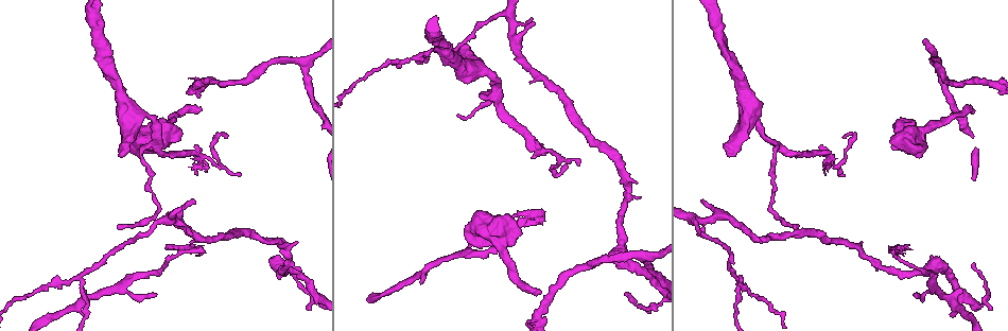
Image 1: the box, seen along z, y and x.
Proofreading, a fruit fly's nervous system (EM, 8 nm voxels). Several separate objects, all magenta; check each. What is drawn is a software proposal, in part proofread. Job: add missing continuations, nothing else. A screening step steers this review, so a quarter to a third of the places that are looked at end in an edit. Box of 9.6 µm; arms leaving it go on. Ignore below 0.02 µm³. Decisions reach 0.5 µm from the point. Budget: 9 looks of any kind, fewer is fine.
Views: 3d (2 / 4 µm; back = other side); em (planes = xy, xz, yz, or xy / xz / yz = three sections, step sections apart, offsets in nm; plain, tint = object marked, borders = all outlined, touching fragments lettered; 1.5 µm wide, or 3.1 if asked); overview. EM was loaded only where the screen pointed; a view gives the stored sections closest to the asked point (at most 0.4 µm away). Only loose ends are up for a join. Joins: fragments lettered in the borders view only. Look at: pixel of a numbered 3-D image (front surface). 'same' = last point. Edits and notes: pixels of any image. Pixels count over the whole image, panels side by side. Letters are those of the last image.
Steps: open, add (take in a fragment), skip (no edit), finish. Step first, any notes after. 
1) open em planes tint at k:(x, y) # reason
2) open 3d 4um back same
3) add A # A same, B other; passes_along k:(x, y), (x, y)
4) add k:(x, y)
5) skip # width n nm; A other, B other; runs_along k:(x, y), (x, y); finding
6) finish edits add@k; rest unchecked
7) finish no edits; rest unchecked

open 3d 4um at 1:(117, 228) # thin end

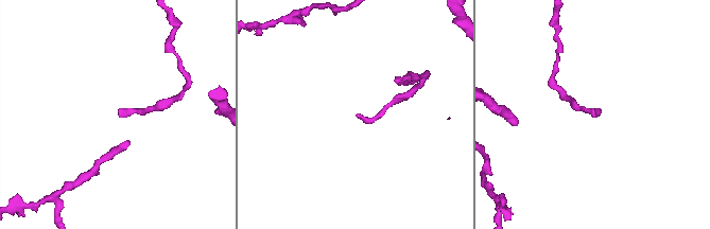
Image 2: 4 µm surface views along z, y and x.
open em planes borders at 2:(357, 114)

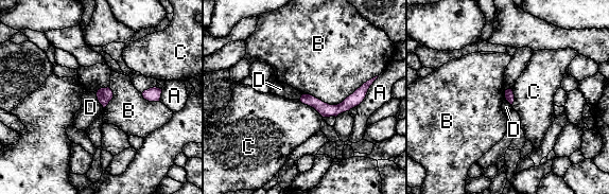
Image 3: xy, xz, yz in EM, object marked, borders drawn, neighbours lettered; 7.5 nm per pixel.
skip # width 70 nm; A other, B other, C other, D other; runs_along 3:(366, 85), (340, 108), (303, 100); no lettered fragment goes on from it

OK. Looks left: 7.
open 3d 4um at 1:(462, 50) # stops while still wide

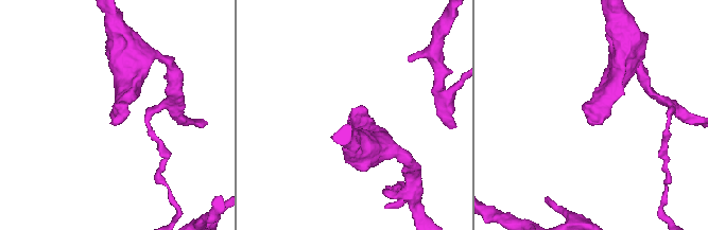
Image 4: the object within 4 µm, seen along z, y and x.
open em planes plain at 4:(354, 112)

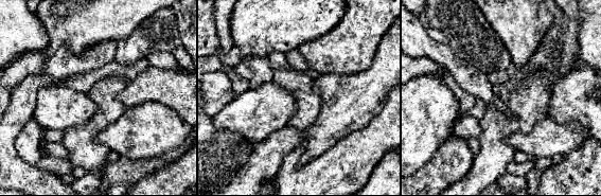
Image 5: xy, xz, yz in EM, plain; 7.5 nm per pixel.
open em planes borders same

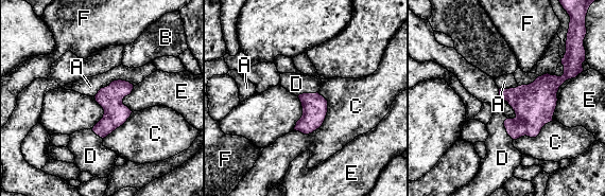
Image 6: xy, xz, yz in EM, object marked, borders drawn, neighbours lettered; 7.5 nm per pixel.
add D # A other, B other, C other, D same, E other, F other; passes_along 6:(533, 110), (505, 128), (502, 158); the cell continues

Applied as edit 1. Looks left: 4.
open 3d 2um at 1:(540, 293) # branch stops here

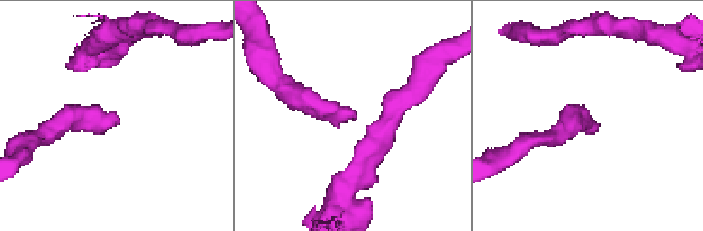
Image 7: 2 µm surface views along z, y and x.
open em planes borders at 7:(588, 117)

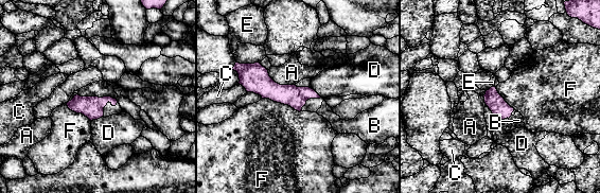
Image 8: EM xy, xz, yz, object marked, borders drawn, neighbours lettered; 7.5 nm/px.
add D # longest_contact F 380 nm; A other, B other, C other, D same, E other, F other; it goes on there

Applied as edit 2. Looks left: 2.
finish edits add@6, add@8; rest unchecked

